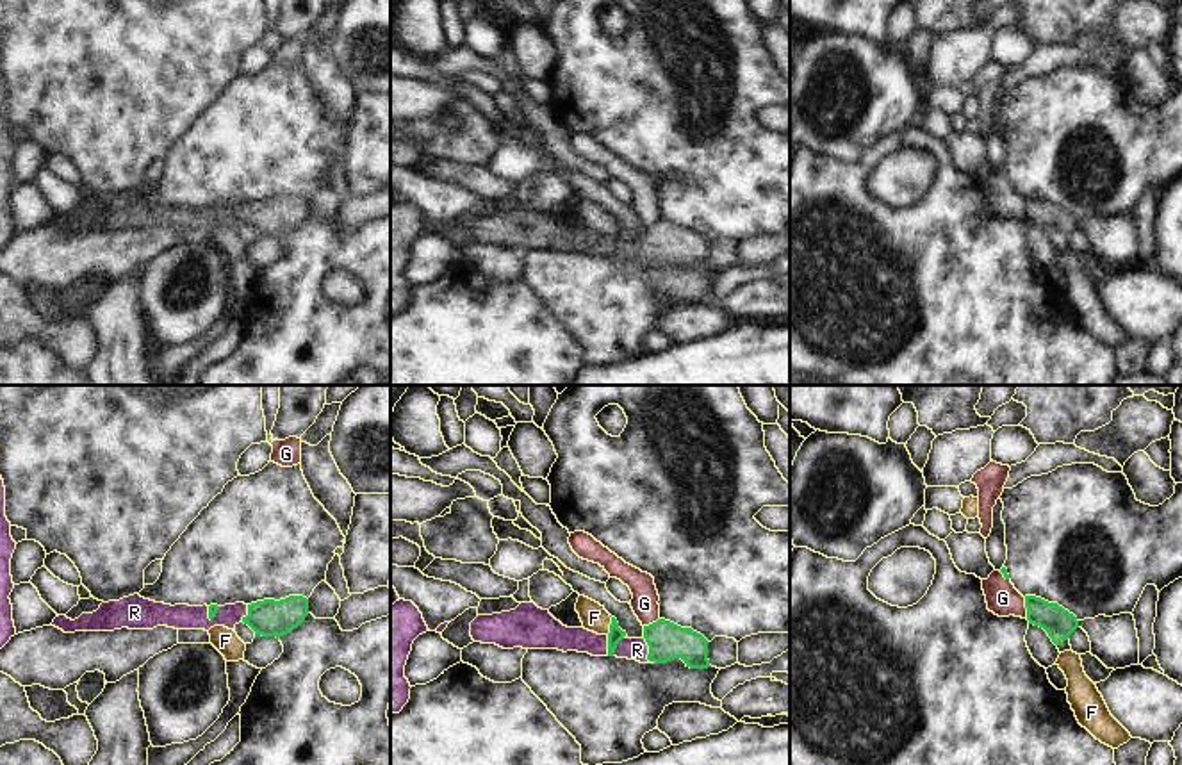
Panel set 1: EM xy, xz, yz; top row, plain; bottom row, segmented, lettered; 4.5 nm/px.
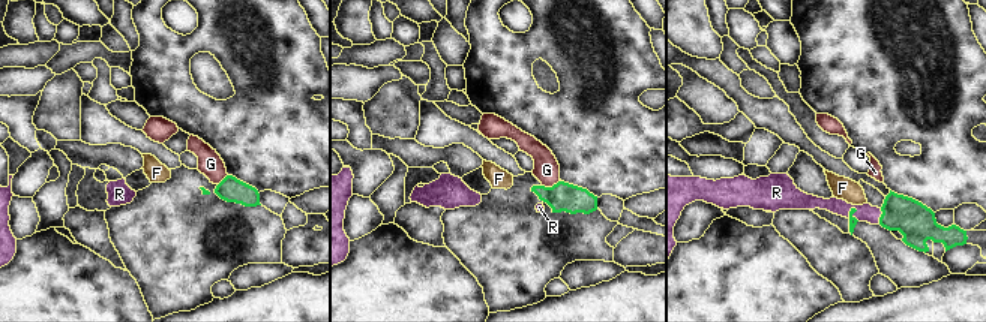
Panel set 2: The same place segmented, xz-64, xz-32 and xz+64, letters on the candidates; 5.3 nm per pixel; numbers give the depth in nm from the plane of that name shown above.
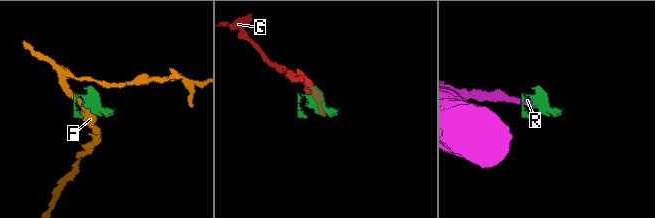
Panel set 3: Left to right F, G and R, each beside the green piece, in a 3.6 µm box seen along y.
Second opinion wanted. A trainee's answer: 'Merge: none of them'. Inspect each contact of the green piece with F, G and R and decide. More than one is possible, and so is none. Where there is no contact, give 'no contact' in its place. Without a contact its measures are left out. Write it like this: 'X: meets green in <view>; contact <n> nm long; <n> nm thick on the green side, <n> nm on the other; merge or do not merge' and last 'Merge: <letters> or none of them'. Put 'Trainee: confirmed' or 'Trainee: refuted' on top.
Trainee: refuted
F: meets green in xz; contact 90 nm long; 70 nm thick on the green side, 120 nm on the other; do not merge
G: meets green in yz; contact 100 nm long; 140 nm thick on the green side, 150 nm on the other; do not merge
R: meets green in xz; contact 120 nm long; 170 nm thick on the green side, 100 nm on the other; merge
Merge: R

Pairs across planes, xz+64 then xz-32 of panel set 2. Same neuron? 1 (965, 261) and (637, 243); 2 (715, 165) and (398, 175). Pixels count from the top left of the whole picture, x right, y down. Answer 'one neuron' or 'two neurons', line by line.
1: one neuron
2: two neurons

